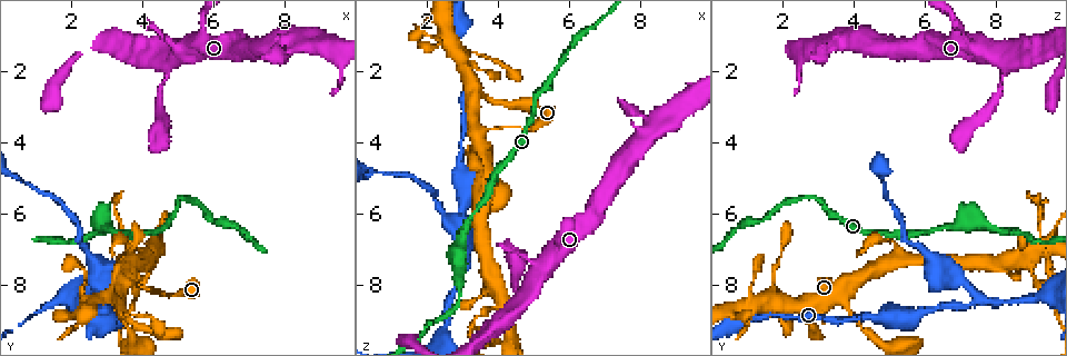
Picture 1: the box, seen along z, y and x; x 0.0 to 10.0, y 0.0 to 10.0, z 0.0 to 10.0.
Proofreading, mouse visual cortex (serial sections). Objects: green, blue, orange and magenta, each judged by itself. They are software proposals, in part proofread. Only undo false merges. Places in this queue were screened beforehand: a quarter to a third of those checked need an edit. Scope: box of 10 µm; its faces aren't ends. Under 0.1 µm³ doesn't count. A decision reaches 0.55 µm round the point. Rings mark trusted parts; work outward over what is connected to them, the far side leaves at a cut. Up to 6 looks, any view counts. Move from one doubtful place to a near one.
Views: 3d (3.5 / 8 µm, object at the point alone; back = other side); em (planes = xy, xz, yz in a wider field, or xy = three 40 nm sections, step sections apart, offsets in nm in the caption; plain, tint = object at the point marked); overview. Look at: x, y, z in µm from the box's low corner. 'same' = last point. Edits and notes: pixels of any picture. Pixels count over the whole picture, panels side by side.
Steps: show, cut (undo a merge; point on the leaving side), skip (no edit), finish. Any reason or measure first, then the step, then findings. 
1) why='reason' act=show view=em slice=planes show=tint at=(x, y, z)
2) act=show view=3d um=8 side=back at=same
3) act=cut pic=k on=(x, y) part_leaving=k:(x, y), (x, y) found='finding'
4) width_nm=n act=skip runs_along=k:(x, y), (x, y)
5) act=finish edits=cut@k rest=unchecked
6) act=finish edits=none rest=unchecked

why='sharp bend' act=show view=3d um=8 at=(3.55, 8.00, 3.65)

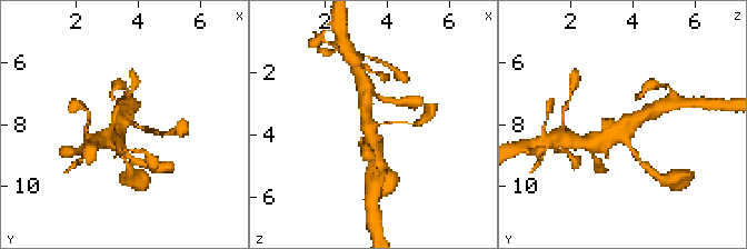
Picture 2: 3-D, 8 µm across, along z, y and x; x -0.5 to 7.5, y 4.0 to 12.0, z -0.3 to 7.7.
why='zoom in' act=show view=3d um=3.5 at=same

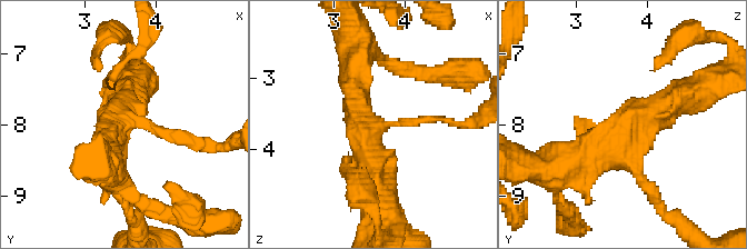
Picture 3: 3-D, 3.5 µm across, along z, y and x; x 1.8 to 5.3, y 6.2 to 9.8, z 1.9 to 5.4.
arms=4 arm_widths_nm=150,250,400,400 act=show view=em slice=xy step=3 show=tint at=(3.60, 7.95, 3.70)

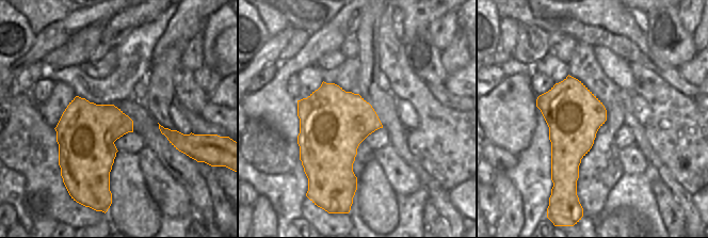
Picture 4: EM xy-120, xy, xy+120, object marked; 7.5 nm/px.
act=skip runs_along=3:(440, 119), (365, 125), (355, 77) found='all the same cell'

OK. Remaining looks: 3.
why='sharp bend' act=show view=3d um=3.5 side=back at=(3.95, 7.95, 9.35)

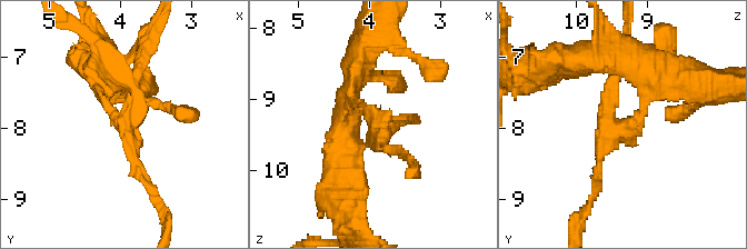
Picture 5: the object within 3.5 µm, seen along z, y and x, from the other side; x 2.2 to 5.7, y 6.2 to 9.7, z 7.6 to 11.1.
act=show view=em slice=xy step=1 show=tint at=(3.90, 8.00, 9.35)

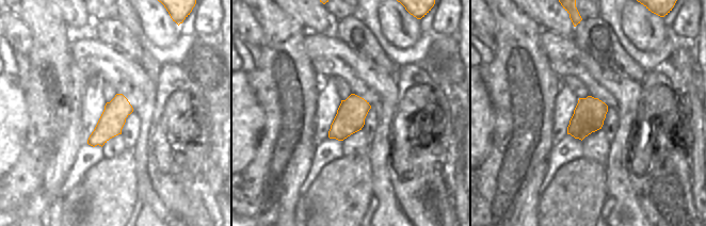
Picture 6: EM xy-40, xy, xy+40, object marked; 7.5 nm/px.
why='another direction' act=show view=em slice=xy step=3 show=tint at=same

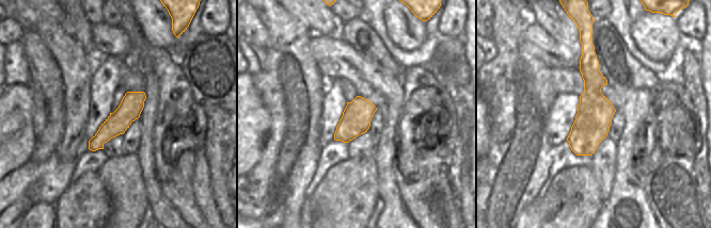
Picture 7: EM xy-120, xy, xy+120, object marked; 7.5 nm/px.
act=cut pic=5 on=(133, 171) found='a second cell is stuck on'

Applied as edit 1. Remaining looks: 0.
act=finish edits=cut@5 rest=unchecked

